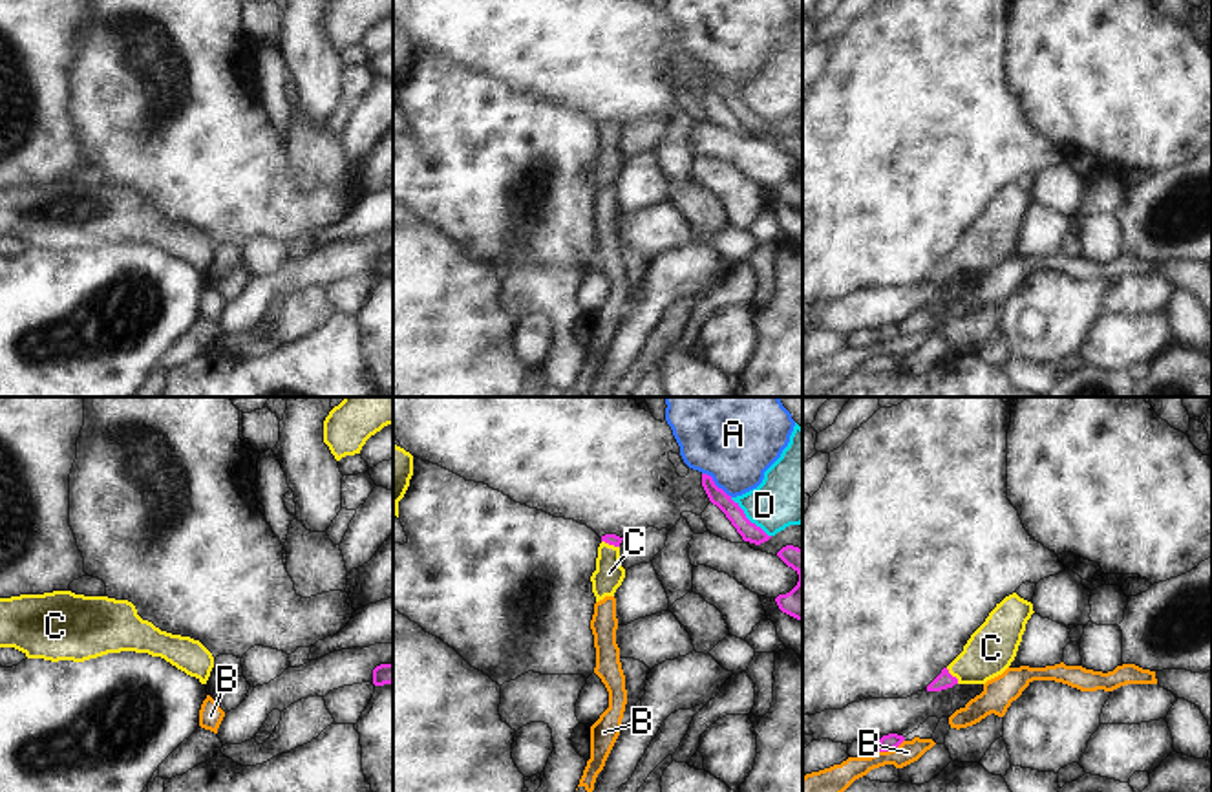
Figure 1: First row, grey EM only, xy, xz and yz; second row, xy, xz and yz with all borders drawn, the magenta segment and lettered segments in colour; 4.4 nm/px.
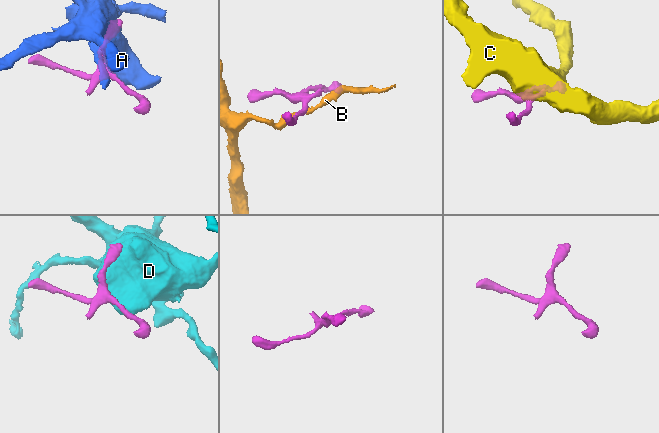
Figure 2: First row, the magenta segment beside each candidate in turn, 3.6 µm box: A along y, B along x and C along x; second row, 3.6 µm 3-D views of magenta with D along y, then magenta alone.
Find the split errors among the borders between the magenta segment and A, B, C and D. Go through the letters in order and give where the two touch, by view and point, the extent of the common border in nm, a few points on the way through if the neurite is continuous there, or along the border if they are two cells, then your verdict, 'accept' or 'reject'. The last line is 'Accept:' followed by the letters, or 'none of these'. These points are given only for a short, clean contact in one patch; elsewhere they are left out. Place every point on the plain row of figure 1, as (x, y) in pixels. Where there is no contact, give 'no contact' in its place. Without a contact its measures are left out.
A: xz (715, 75) | 170 nm | reject
B: yz (891, 339) | 130 nm | along yz (903, 330), (896, 337), (880, 342) | reject
C: yz (951, 266) | 90 nm | across yz (944, 271), (951, 266), (973, 256), (991, 238) | accept
D: xz (748, 110) | 260 nm | reject
Accept: C

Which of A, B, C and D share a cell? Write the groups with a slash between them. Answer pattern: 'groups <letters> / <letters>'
groups A / B / C / D

